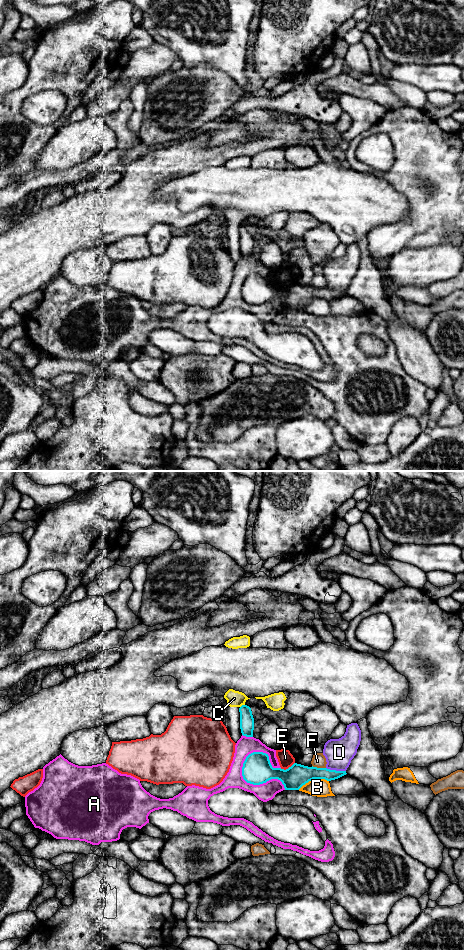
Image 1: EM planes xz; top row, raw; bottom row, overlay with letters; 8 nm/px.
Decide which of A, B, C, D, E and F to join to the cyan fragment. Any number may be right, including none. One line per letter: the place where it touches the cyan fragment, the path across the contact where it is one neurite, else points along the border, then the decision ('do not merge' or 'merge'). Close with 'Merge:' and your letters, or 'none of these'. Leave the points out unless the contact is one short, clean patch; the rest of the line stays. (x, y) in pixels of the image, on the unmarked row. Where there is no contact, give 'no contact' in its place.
A: xz (255, 304) | do not merge
B: xz (313, 298) | do not merge
C: xz (242, 225) | along xz (244, 224), (240, 227) | do not merge
D: xz (335, 290) | do not merge
E: xz (288, 288) | do not merge
F: xz (319, 288) | do not merge
Merge: none of these

